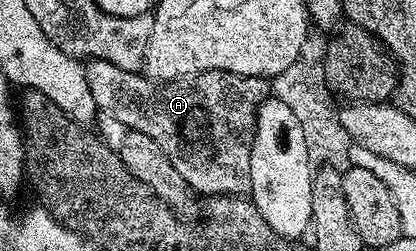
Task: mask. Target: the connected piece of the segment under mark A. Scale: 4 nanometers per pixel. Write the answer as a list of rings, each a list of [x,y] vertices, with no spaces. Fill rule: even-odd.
[[[89,60],[84,65],[84,74],[86,75],[86,83],[90,87],[90,95],[94,95],[94,103],[97,110],[101,113],[109,113],[125,125],[127,130],[137,129],[142,131],[142,135],[150,135],[150,139],[154,139],[154,143],[158,143],[158,147],[162,147],[162,151],[166,151],[166,155],[170,159],[170,163],[174,163],[174,171],[178,171],[178,175],[182,175],[182,179],[186,179],[186,183],[197,194],[208,193],[209,198],[214,197],[239,197],[247,194],[251,190],[250,183],[250,151],[254,143],[254,135],[256,134],[256,113],[260,110],[260,105],[269,96],[269,82],[262,77],[247,77],[246,75],[238,75],[230,71],[206,71],[198,73],[195,77],[185,77],[179,81],[154,81],[149,79],[143,72],[137,71],[131,73],[122,67],[114,67],[114,63],[106,63],[105,61]]]

